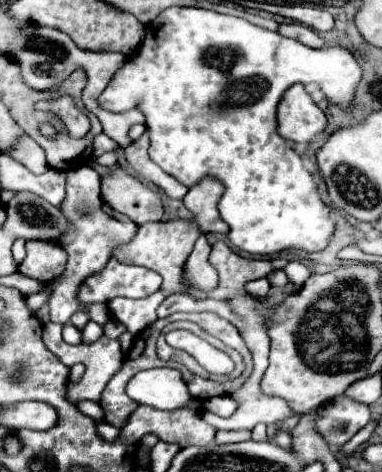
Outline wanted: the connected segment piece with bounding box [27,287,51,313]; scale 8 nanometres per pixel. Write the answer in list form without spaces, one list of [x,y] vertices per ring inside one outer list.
[[[45,287],[41,293],[29,295],[29,297],[27,297],[27,305],[29,305],[29,309],[35,313],[39,307],[43,307],[43,305],[49,301],[49,297],[51,297],[51,287]]]

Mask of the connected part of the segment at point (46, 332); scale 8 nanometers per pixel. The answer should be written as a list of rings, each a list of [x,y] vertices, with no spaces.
[[[47,323],[44,326],[42,339],[46,347],[57,358],[67,365],[67,367],[73,367],[75,363],[83,363],[85,365],[85,373],[81,375],[81,379],[77,383],[69,381],[65,383],[65,397],[67,401],[71,401],[73,405],[77,405],[79,401],[101,401],[101,393],[107,385],[107,381],[115,375],[115,371],[119,371],[119,367],[122,367],[124,354],[121,351],[120,343],[118,340],[107,339],[105,335],[101,339],[97,339],[95,343],[81,343],[81,345],[67,345],[67,343],[61,337],[61,329],[63,325],[55,325],[55,323]]]

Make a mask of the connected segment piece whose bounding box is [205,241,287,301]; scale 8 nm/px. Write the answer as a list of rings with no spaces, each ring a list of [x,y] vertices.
[[[223,241],[212,245],[209,260],[219,271],[219,287],[205,295],[219,301],[245,293],[243,285],[247,281],[267,277],[271,271],[283,269],[287,265],[287,259],[245,259],[233,253]]]

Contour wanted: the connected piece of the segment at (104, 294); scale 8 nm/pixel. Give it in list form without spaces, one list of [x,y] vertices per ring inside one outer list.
[[[115,257],[109,259],[99,275],[91,275],[79,289],[81,303],[109,303],[115,297],[147,297],[157,291],[161,277],[145,267],[123,265]]]

